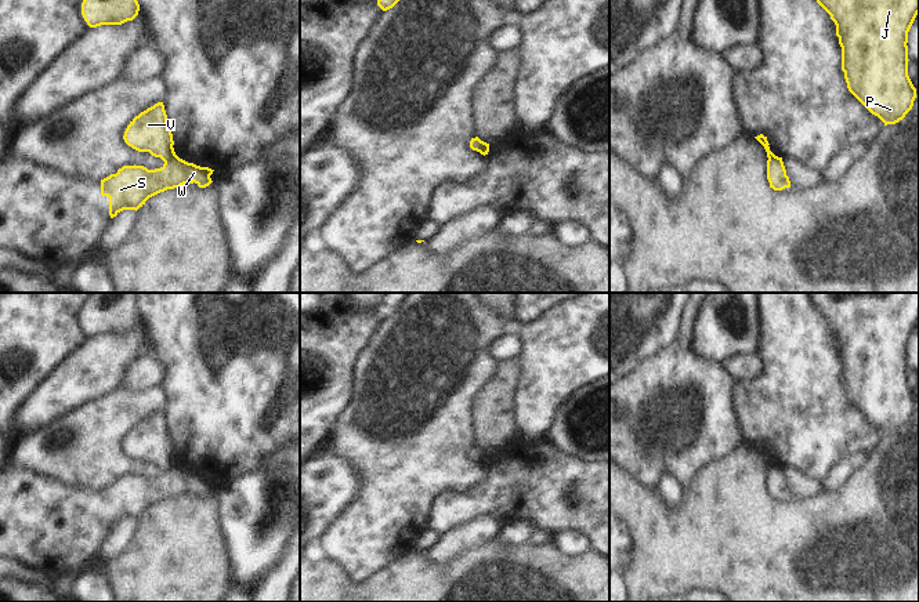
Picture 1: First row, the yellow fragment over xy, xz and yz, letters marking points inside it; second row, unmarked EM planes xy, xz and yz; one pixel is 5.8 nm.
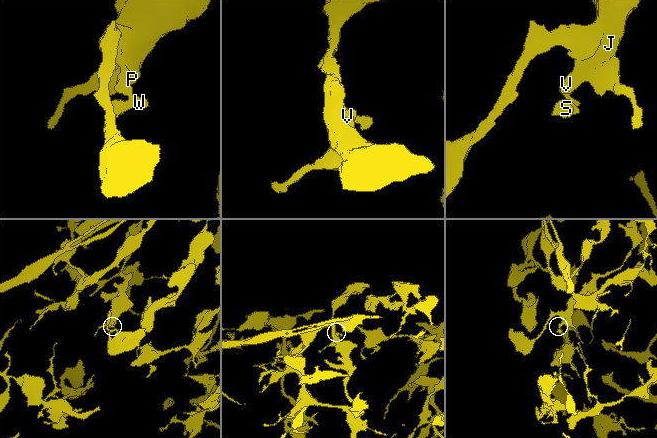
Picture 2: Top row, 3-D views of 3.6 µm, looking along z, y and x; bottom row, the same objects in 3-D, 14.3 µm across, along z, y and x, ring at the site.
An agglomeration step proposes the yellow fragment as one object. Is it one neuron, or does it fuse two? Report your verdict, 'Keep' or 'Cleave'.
Cleave.

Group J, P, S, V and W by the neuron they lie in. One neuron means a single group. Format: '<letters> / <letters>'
J P V / S W

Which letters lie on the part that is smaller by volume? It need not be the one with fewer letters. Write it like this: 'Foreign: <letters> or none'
Foreign: S, W

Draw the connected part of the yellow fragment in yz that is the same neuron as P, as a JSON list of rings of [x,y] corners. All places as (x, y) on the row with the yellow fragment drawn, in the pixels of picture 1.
[[[817,0],[836,25],[842,70],[849,91],[884,126],[896,124],[912,109],[916,88],[908,76],[908,32],[919,14],[919,0]]]

